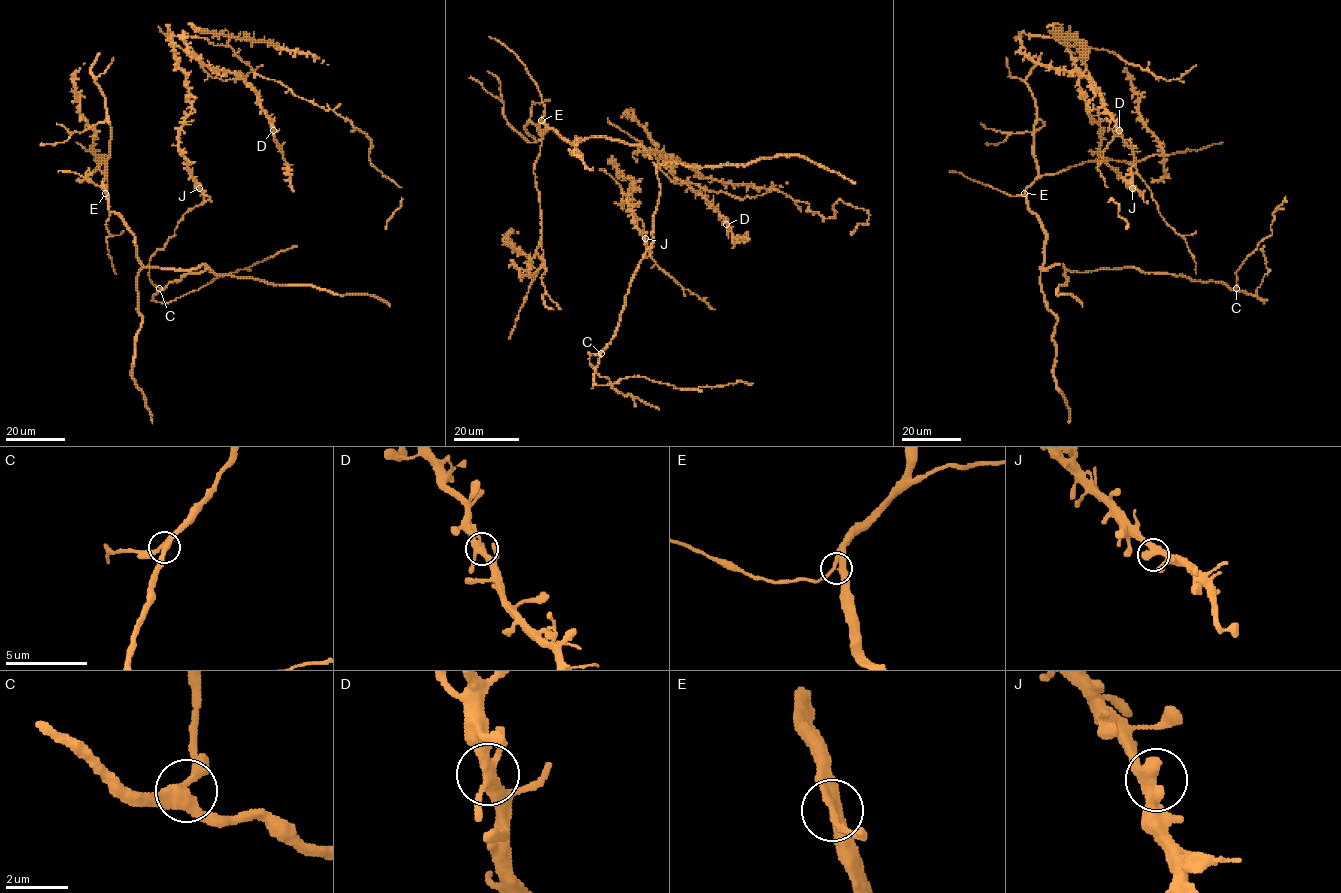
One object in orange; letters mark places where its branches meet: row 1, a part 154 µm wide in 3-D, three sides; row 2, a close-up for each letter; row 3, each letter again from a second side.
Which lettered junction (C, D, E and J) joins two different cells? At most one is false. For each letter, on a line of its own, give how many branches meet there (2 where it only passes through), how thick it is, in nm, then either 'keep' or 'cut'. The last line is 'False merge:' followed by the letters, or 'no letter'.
C: branches 3; calibre 360 nm; keep
D: branches 3; calibre 360 nm; keep
E: branches 3; calibre 320 nm; keep
J: branches 3; calibre 360 nm; keep
False merge: no letter

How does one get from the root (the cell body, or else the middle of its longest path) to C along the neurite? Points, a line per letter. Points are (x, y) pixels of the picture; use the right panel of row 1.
C: (1028, 187), (1028, 209), (1046, 236), (1041, 269), (1060, 264), (1078, 272), (1135, 267), (1236, 288)

